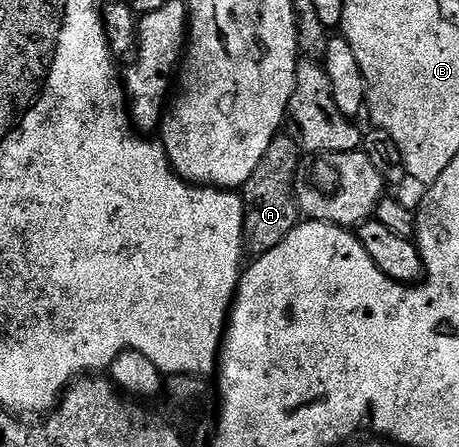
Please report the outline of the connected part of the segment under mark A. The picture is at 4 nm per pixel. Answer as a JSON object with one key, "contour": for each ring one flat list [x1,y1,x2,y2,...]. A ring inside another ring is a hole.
{"contour":[[287,134,275,136,270,150,262,154,262,162,254,169,254,174,244,183,242,199,244,201,244,246,253,257,274,250,278,242,296,229,301,219,300,210,296,207,294,185,301,167,302,149,295,139]]}

